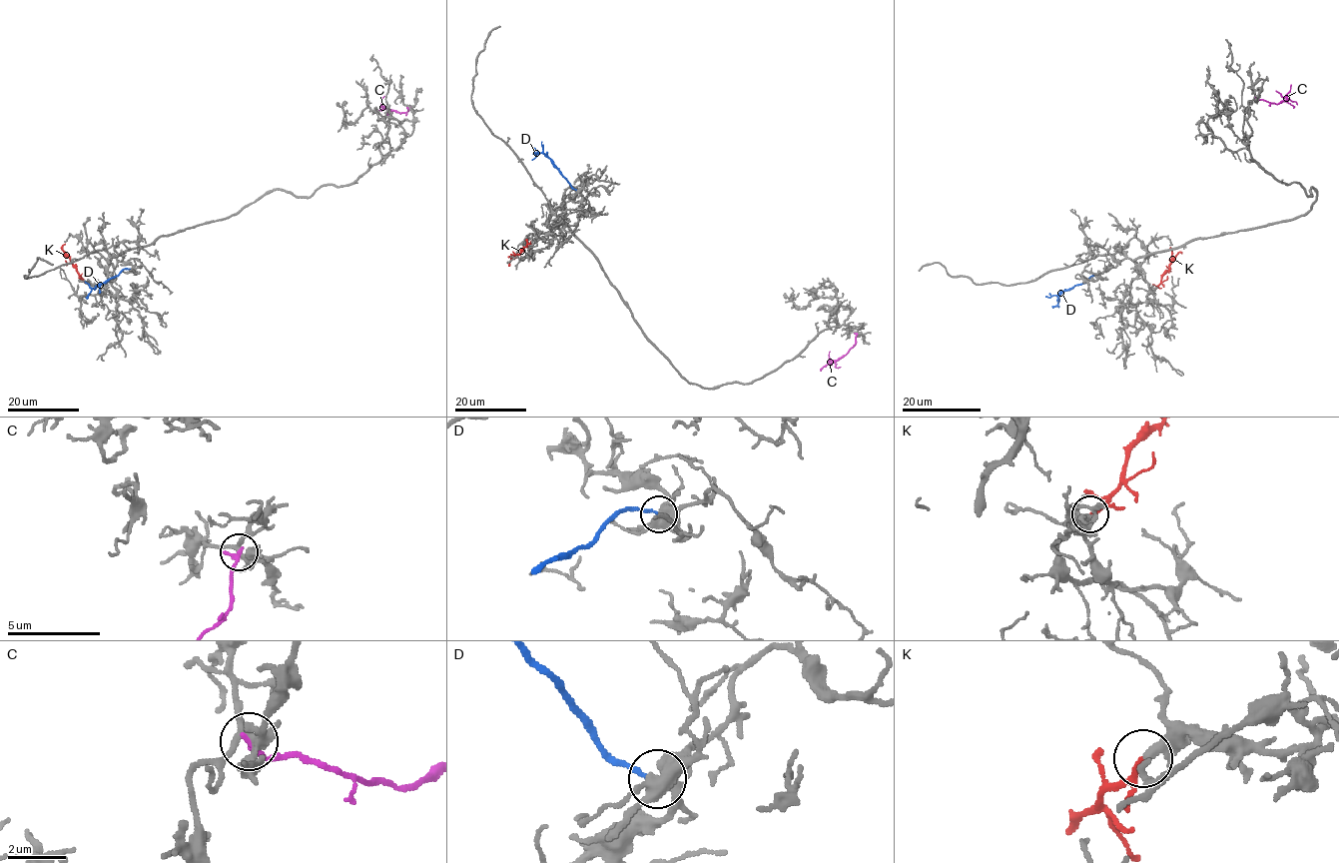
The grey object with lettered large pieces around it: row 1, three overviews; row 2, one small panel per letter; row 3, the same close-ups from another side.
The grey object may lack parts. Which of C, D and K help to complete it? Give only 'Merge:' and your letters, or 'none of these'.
Merge: K

